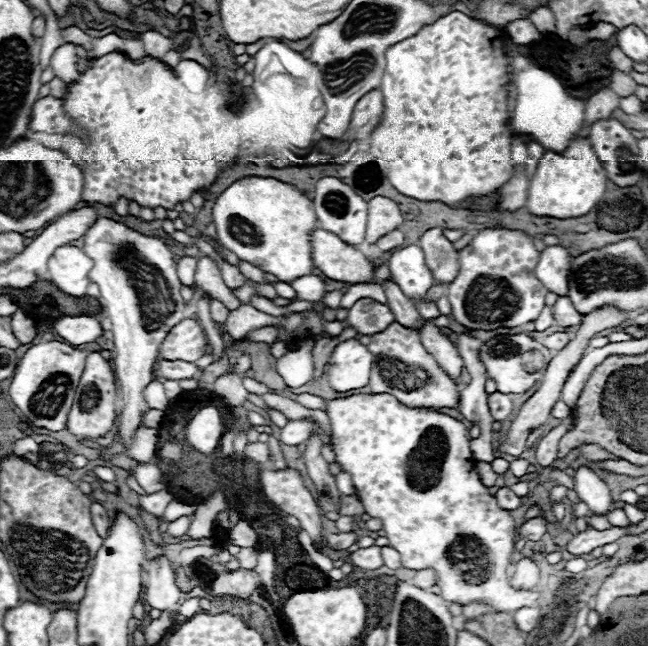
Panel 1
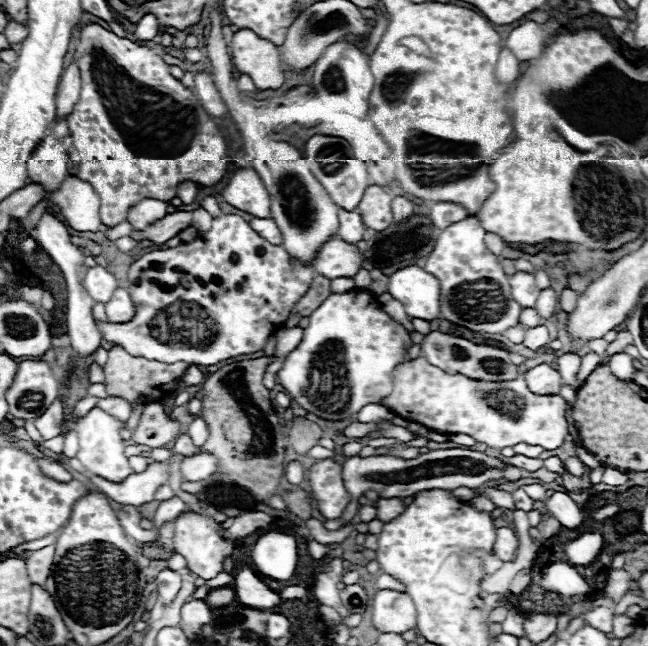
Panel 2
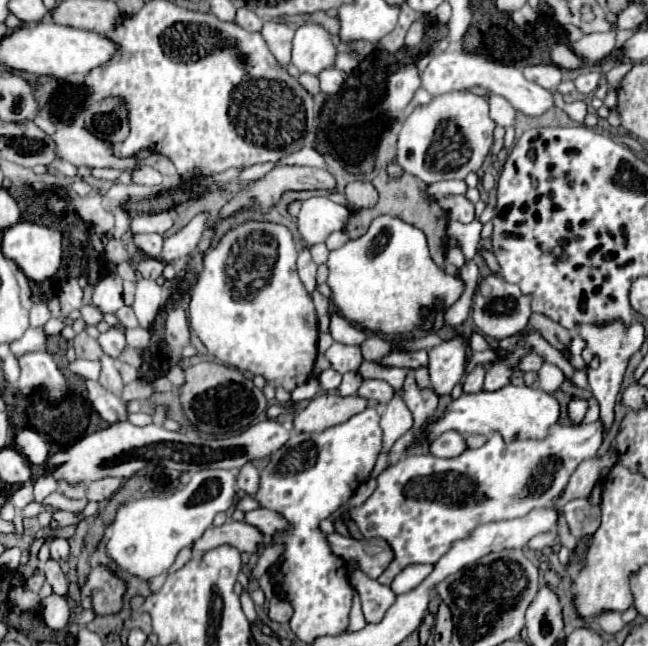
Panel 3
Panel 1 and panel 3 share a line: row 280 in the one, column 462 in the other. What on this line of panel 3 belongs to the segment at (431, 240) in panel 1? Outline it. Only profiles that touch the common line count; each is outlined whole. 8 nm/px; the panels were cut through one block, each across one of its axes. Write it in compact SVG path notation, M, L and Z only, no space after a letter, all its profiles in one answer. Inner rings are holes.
M444 432L430 442L430 454L440 458L454 458L466 450L464 436L458 432Z

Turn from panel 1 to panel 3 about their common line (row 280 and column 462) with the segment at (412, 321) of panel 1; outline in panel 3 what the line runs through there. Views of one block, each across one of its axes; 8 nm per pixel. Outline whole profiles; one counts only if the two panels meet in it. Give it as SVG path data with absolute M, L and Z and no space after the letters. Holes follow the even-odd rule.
M478 364L474 370L470 370L466 374L466 378L464 378L462 392L464 394L476 394L476 392L480 392L482 390L482 382L484 382L484 374L486 374L486 370L484 370L482 364Z

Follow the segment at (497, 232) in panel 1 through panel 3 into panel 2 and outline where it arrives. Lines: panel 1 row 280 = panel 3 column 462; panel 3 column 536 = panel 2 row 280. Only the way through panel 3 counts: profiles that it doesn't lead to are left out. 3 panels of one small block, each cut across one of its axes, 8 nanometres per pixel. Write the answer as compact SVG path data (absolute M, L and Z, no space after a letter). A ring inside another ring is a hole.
M476 216L452 224L452 228L442 230L434 250L426 258L424 270L440 280L440 316L444 320L466 326L472 332L502 334L506 328L518 324L522 308L512 300L508 276L498 258L486 248L484 234L486 230Z

